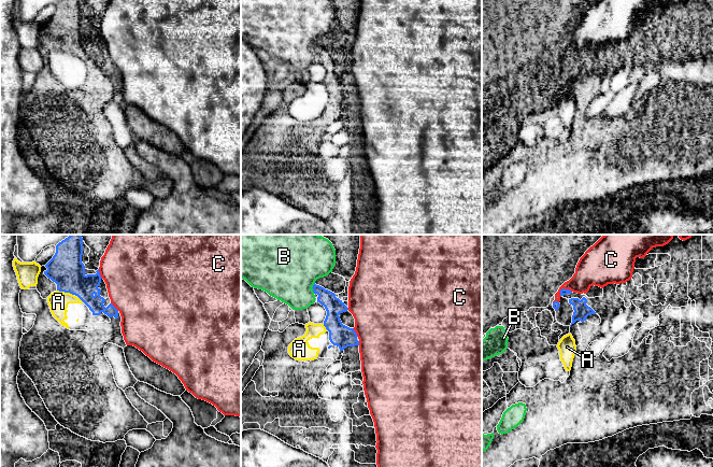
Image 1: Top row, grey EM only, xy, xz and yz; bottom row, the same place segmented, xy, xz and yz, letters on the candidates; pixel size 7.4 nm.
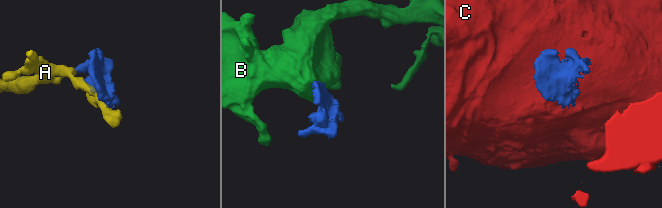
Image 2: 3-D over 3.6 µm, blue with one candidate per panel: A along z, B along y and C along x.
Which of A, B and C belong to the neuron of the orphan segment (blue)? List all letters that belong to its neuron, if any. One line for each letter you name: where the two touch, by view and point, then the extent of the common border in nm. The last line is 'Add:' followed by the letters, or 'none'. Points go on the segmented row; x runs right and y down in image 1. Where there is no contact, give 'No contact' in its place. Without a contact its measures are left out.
Add: none

